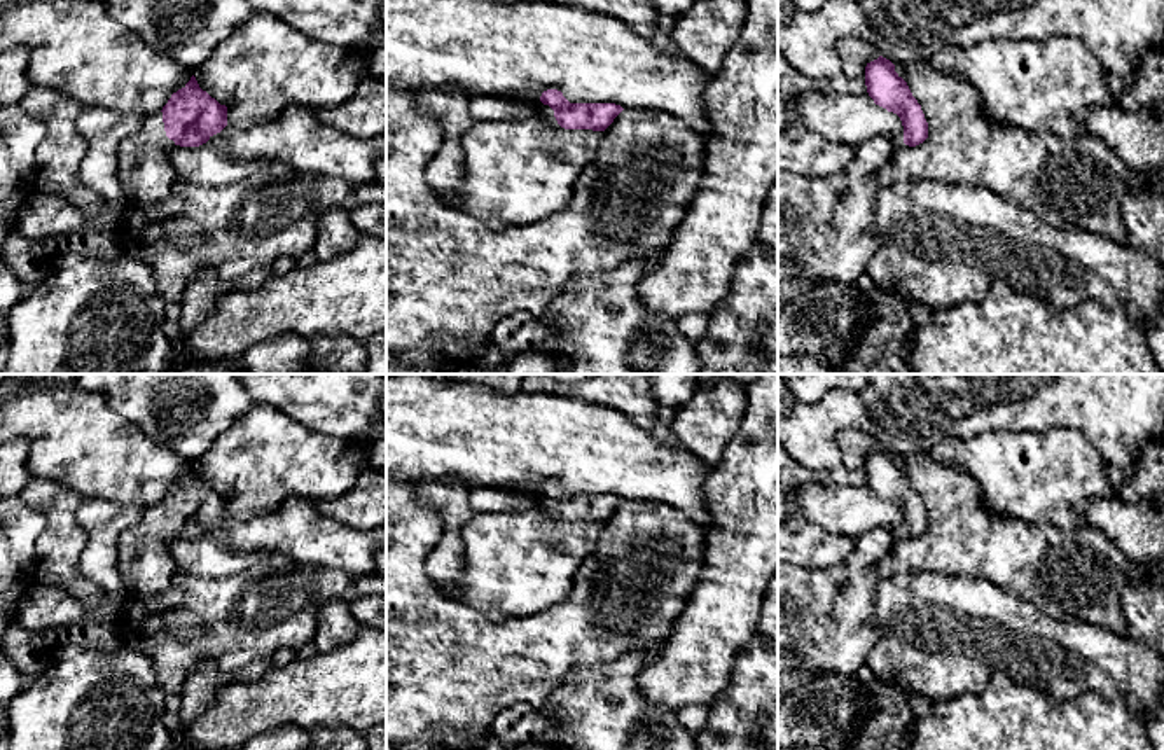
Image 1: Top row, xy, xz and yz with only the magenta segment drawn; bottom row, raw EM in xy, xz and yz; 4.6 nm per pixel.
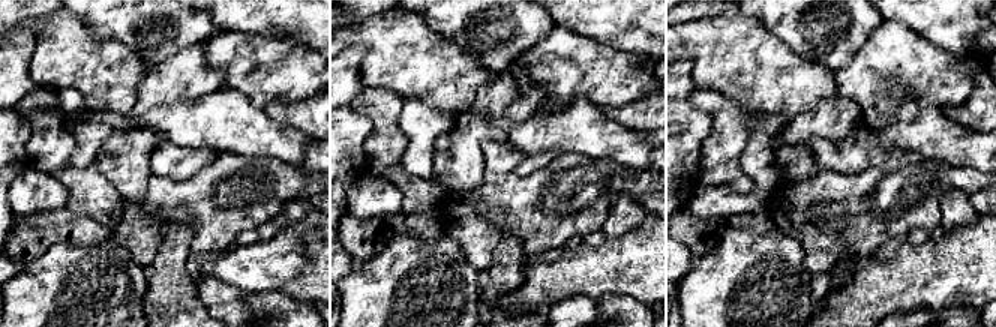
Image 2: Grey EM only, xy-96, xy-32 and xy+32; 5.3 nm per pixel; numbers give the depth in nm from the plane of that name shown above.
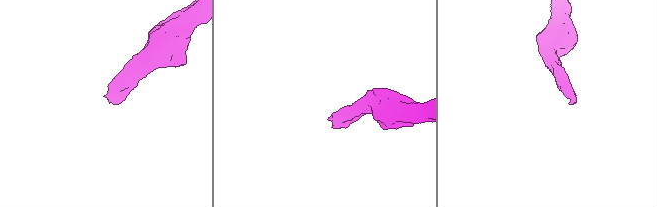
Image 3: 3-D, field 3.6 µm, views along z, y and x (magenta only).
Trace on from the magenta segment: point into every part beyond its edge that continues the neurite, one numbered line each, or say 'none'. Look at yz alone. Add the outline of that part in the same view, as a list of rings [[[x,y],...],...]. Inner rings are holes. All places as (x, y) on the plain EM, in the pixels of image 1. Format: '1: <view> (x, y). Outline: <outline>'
1: yz (827, 621). Outline: [[[904,524],[893,528],[876,528],[862,533],[855,538],[855,549],[848,561],[828,570],[806,570],[795,568],[786,563],[778,563],[778,649],[793,656],[799,661],[799,668],[793,673],[793,680],[799,675],[863,675],[865,661],[870,650],[879,642],[879,626],[876,617],[876,587],[883,580],[876,570],[902,538]]]

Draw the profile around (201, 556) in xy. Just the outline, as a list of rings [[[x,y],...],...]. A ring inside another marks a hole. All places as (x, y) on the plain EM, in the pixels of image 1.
[[[208,535],[199,538],[171,537],[168,545],[175,570],[192,577],[224,579],[248,568],[257,558],[253,552],[225,549]]]

